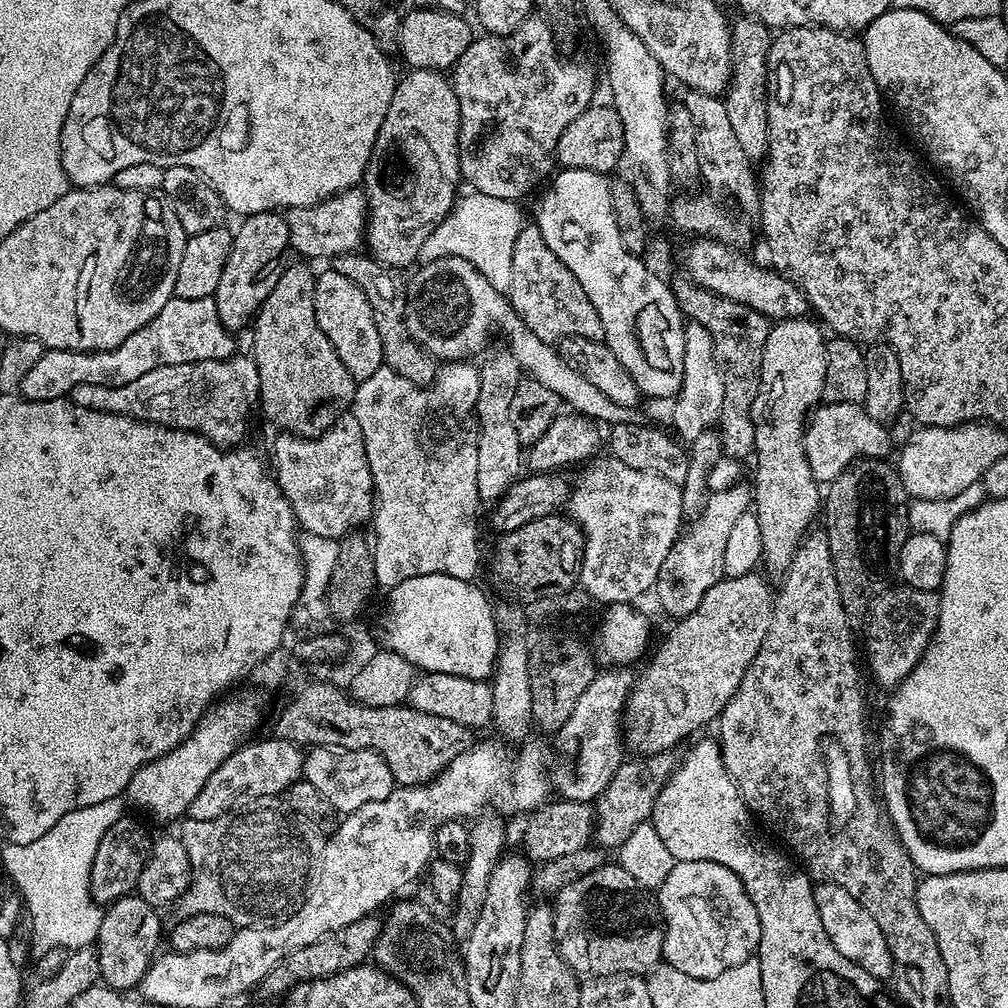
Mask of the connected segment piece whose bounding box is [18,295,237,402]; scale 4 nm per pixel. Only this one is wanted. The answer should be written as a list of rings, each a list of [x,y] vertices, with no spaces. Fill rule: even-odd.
[[[173,295],[170,302],[166,302],[166,306],[162,306],[162,310],[158,310],[158,314],[154,314],[154,318],[150,318],[150,322],[146,322],[146,326],[142,326],[142,330],[134,330],[134,334],[130,334],[130,338],[126,338],[126,342],[122,342],[117,348],[111,348],[109,352],[75,352],[74,350],[58,350],[53,348],[46,350],[42,354],[42,358],[38,358],[38,362],[33,368],[26,373],[26,378],[22,378],[18,392],[23,399],[33,400],[34,402],[46,402],[47,400],[63,400],[74,390],[74,386],[82,386],[83,384],[109,384],[110,386],[122,386],[126,382],[135,382],[138,378],[142,378],[142,374],[150,374],[150,370],[158,370],[158,366],[178,366],[179,364],[189,364],[190,362],[206,362],[207,360],[229,360],[237,351],[233,333],[226,330],[226,326],[222,326],[222,322],[218,318],[218,310],[213,297],[206,298],[182,298]]]

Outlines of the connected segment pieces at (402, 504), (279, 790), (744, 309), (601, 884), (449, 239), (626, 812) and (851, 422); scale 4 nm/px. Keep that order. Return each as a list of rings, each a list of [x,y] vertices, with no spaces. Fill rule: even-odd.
[[[448,362],[437,371],[431,384],[415,384],[385,366],[356,385],[350,415],[358,418],[358,426],[362,426],[366,462],[378,497],[370,528],[376,531],[372,553],[376,583],[384,590],[422,574],[450,574],[450,578],[470,581],[477,579],[480,544],[476,541],[471,516],[482,504],[478,494],[480,426],[476,423],[479,381],[480,370],[475,363]]]
[[[281,738],[271,739],[260,740],[257,744],[249,742],[230,754],[230,758],[210,774],[210,782],[202,786],[198,798],[190,802],[187,815],[193,820],[209,820],[223,816],[226,810],[241,802],[259,802],[287,793],[288,787],[304,775],[305,753],[299,744]]]
[[[681,278],[677,284],[673,283],[671,289],[681,313],[689,321],[706,326],[706,330],[710,330],[710,338],[714,342],[714,358],[722,374],[722,410],[718,421],[722,450],[725,457],[743,462],[754,452],[752,407],[754,398],[758,398],[762,350],[766,346],[770,321],[758,310],[742,302],[734,302],[725,296],[707,292],[687,278]]]
[[[606,862],[598,870],[594,870],[594,874],[586,874],[582,878],[578,878],[574,882],[570,882],[566,886],[562,886],[562,890],[557,892],[554,897],[554,930],[556,931],[556,946],[560,950],[560,956],[567,962],[577,977],[580,978],[599,978],[601,976],[627,976],[629,974],[647,974],[661,963],[664,954],[664,921],[658,918],[658,904],[655,899],[652,900],[647,891],[640,887],[638,882],[634,882],[634,878],[630,878],[630,874],[626,874],[626,870],[622,870],[619,863]]]
[[[469,191],[469,196],[461,195],[452,206],[448,217],[422,242],[420,260],[425,264],[438,258],[457,256],[466,258],[494,290],[507,294],[510,282],[514,282],[514,241],[526,226],[524,212],[515,200],[506,198],[490,198],[490,194]]]
[[[659,752],[653,756],[628,758],[621,763],[614,774],[610,786],[602,790],[602,794],[594,801],[594,840],[605,850],[616,850],[630,833],[640,824],[647,824],[652,819],[652,811],[656,805],[662,786],[672,777],[678,763],[672,752]]]
[[[821,403],[807,417],[804,429],[804,457],[810,468],[810,474],[821,485],[827,486],[855,460],[884,460],[888,458],[888,455],[892,452],[892,440],[888,437],[888,432],[889,429],[883,424],[874,422],[874,418],[870,418],[870,414],[864,411],[861,405]]]

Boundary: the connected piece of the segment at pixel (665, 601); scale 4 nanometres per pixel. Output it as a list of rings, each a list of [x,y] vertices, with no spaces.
[[[742,482],[715,490],[709,493],[699,516],[695,517],[677,537],[669,554],[663,559],[654,585],[654,597],[656,596],[663,610],[672,615],[672,618],[693,613],[707,590],[725,577],[723,564],[727,539],[738,519],[749,511],[751,504],[751,489],[747,489]]]

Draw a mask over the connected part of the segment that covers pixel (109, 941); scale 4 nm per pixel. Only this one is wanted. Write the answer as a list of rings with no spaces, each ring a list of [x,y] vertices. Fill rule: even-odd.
[[[129,894],[107,905],[103,909],[103,914],[104,917],[94,941],[98,966],[100,967],[100,980],[105,985],[117,990],[135,989],[139,985],[140,979],[146,974],[146,970],[152,965],[154,953],[157,951],[157,949],[155,950],[156,943],[162,940],[162,932],[160,936],[161,913],[154,906],[150,906],[150,902],[146,902],[141,896]]]

